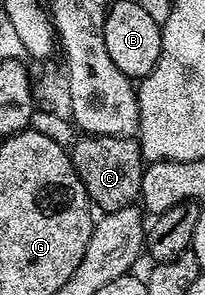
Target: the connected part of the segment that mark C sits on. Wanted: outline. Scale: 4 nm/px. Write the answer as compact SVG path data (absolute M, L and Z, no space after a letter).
M83 134L76 137L75 145L70 147L71 163L85 188L88 198L96 207L100 206L103 214L112 214L126 206L133 206L139 202L139 189L145 169L145 159L138 141L134 137L114 138L100 134Z

